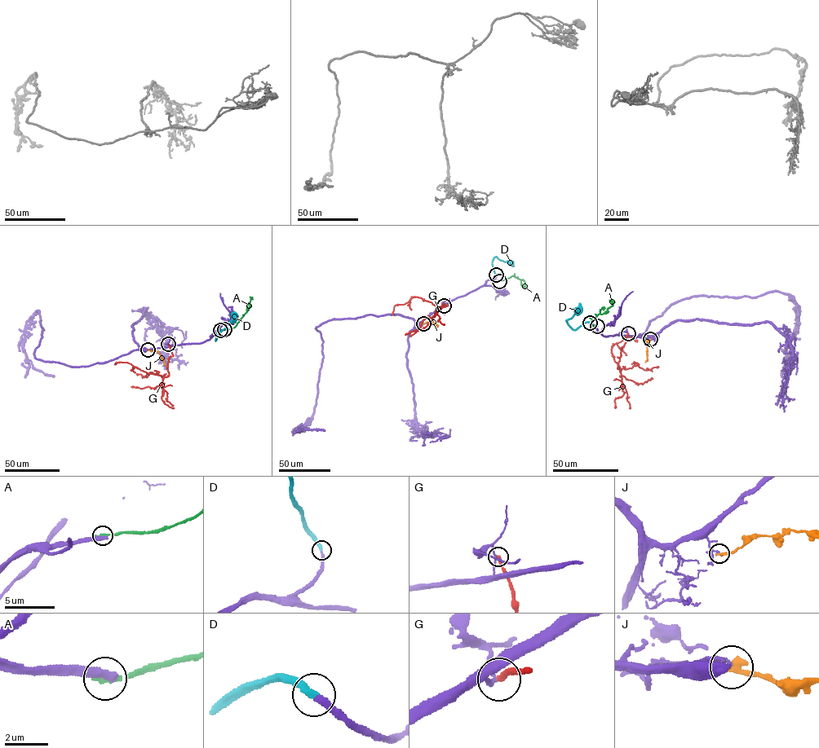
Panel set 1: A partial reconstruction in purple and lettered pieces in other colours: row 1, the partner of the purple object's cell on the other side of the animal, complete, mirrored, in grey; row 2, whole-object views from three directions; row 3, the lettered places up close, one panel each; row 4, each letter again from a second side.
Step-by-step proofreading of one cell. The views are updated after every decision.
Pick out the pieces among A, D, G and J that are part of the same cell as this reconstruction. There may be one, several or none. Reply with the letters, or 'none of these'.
D

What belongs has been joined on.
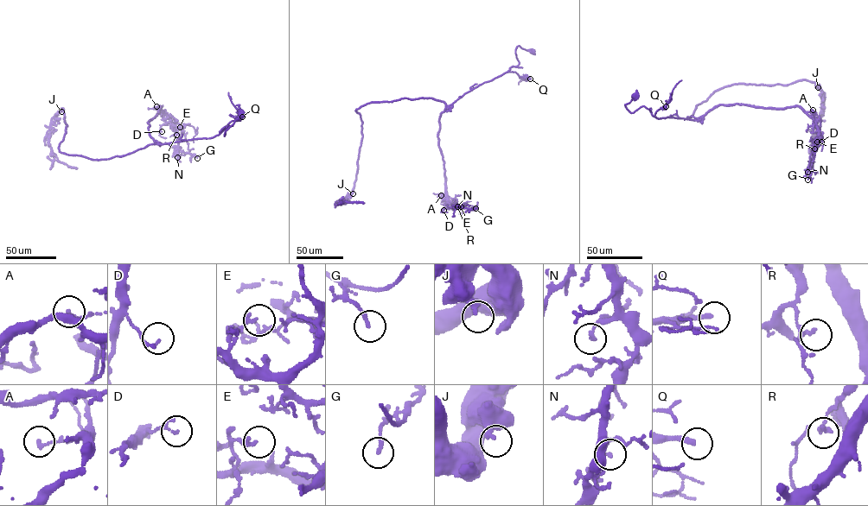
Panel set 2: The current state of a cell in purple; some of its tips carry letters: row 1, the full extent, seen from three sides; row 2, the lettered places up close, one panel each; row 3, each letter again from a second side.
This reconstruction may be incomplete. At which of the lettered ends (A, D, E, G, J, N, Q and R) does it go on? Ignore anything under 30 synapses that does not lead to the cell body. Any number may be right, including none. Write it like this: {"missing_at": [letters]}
{"missing_at": ["Q"]}

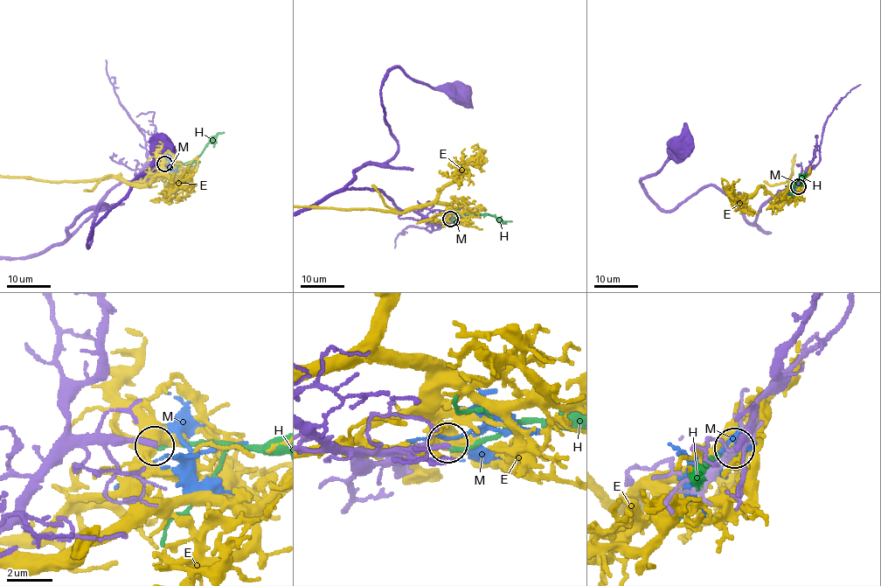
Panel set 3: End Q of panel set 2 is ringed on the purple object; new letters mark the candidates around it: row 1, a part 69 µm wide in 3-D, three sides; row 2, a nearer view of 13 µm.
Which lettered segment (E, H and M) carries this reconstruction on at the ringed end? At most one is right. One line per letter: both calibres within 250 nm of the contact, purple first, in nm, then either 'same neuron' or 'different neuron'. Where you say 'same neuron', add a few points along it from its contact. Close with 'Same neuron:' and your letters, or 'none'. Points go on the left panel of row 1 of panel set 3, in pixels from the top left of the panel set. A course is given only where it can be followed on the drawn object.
E: 240 nm thick on the purple side, 260 nm on the other; different neuron
H: 160 nm thick on the purple side, 240 nm on the other; different neuron
M: 80 nm thick on the purple side, 80 nm on the other; different neuron
Same neuron: none

